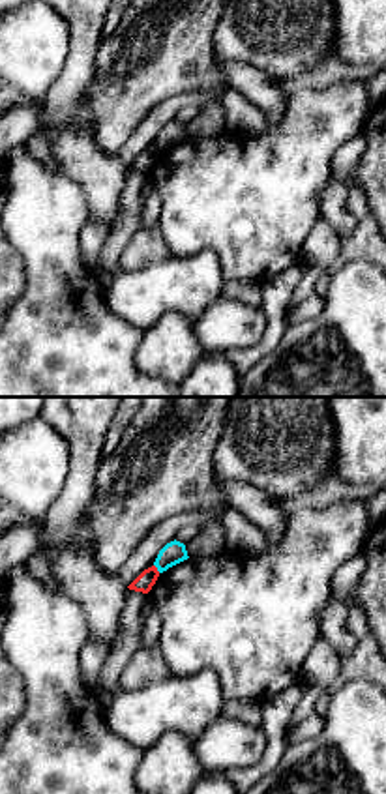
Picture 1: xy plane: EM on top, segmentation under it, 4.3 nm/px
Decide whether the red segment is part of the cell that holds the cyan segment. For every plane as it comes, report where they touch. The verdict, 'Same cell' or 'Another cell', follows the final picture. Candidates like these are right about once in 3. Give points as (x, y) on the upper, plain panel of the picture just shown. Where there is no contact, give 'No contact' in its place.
Touches cyan at (156, 147)

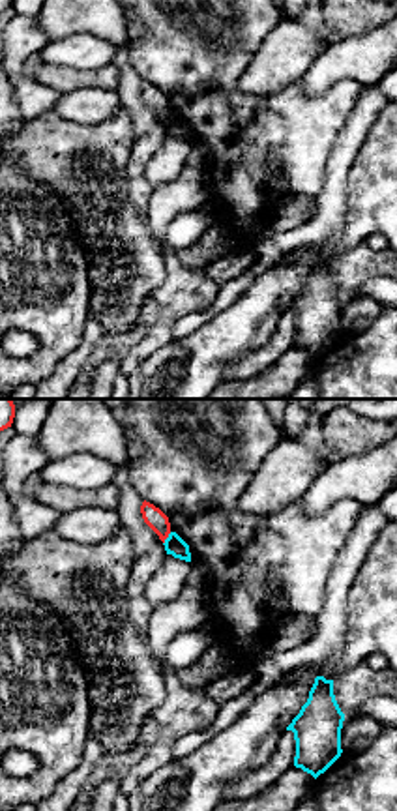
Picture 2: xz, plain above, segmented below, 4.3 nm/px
Touches cyan at (167, 118)

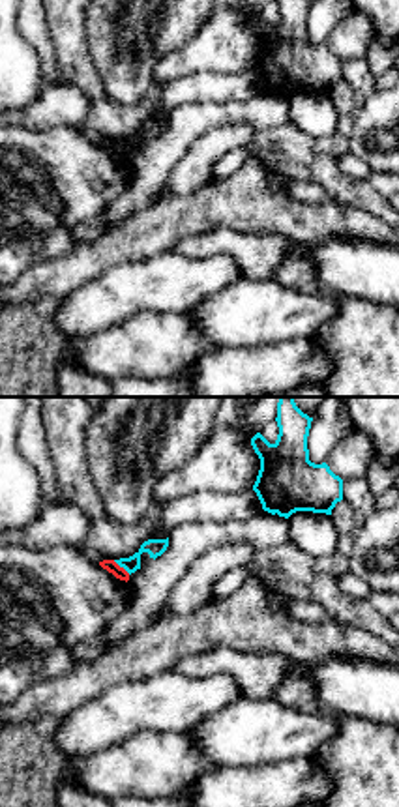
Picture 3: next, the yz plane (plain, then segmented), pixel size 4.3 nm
Touches cyan at (122, 146)

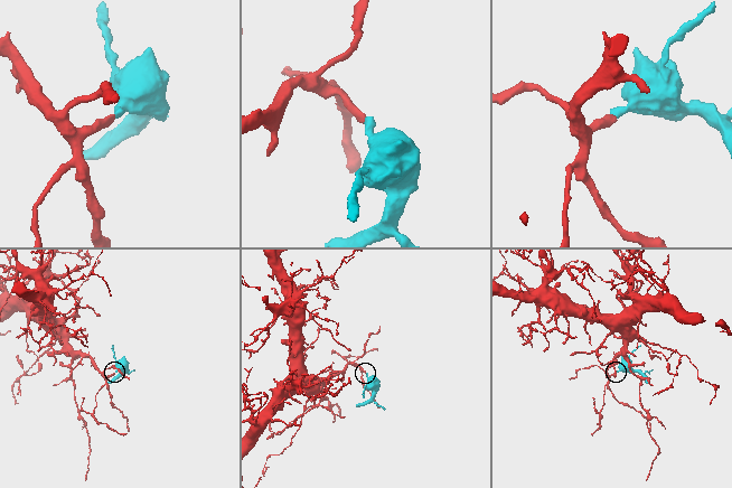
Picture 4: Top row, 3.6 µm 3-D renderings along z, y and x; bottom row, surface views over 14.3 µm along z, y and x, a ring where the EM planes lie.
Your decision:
Another cell

